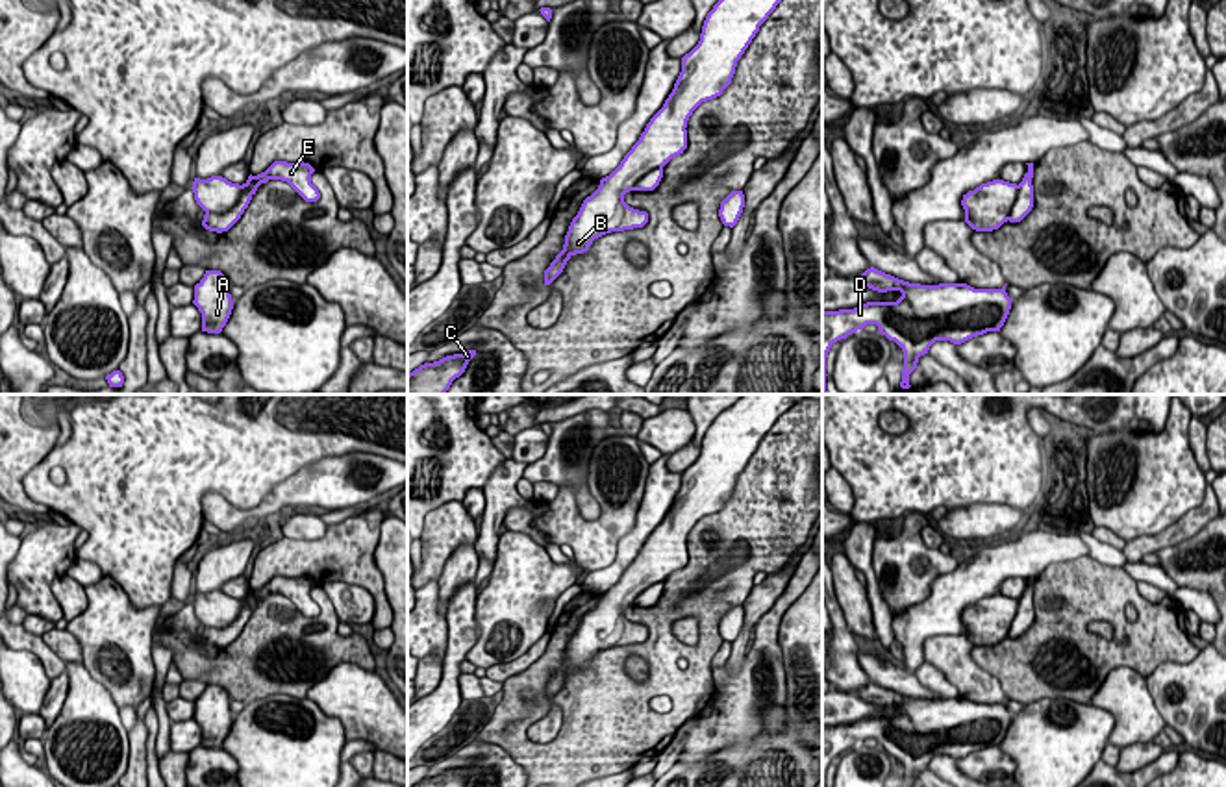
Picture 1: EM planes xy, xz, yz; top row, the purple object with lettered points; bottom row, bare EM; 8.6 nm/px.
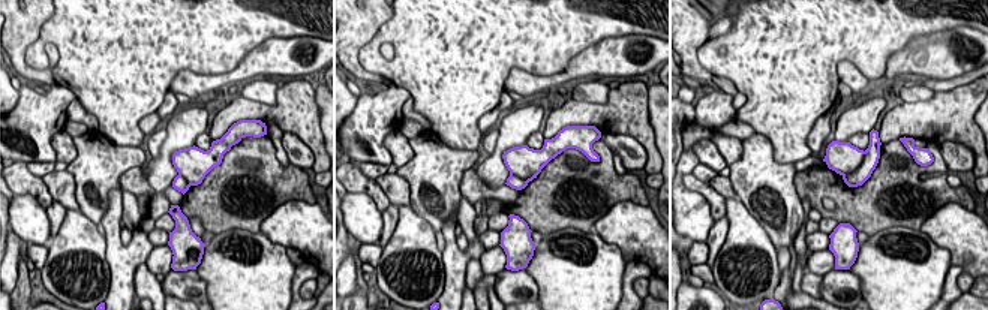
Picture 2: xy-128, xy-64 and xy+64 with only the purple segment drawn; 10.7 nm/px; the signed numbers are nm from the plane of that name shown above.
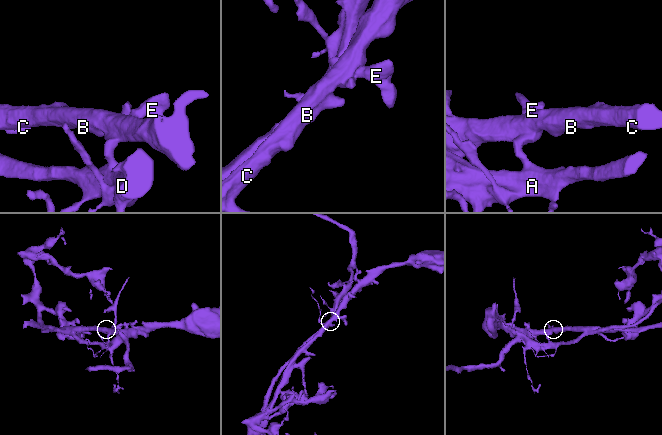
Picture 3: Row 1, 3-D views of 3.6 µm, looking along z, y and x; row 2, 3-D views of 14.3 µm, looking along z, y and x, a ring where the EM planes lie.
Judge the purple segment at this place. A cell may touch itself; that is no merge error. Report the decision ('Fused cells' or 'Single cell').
Fused cells

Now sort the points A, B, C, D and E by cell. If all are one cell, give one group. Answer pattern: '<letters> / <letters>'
A D / B C E

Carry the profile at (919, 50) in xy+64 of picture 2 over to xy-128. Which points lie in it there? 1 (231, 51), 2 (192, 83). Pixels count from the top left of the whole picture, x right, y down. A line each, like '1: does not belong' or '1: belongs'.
1: does not belong
2: belongs

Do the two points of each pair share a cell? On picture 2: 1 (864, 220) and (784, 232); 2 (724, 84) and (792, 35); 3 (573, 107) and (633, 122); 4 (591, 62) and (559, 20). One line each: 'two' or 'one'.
1: two
2: two
3: one
4: two

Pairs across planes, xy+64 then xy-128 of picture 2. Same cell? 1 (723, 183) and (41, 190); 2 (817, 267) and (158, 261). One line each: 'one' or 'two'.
1: two
2: one

